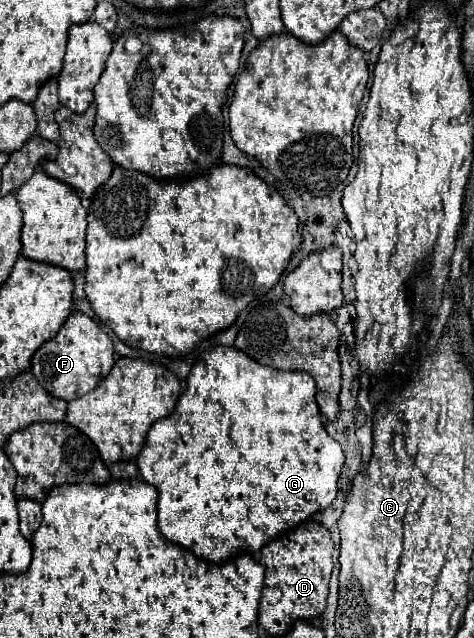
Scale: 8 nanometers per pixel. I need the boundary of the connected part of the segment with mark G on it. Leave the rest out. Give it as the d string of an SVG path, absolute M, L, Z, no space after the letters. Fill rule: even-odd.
M221 345L211 347L199 355L195 367L191 369L191 373L187 377L187 389L181 393L181 397L175 405L175 411L169 417L159 419L151 427L145 447L141 449L141 453L135 459L141 479L145 483L157 487L157 491L159 491L159 505L157 505L159 507L159 517L157 517L159 531L175 545L185 547L187 551L195 553L199 559L207 559L213 563L231 561L237 555L241 555L243 551L253 555L261 547L265 547L265 543L277 539L277 535L283 535L285 531L291 531L299 523L307 521L311 515L325 511L337 495L337 481L341 475L343 461L345 461L345 457L343 457L341 445L335 439L331 439L325 431L321 411L315 403L315 383L313 383L311 375L293 373L293 371L271 371L269 367L259 367L257 363L253 363L253 359L249 359L247 355L241 355L241 351L237 351L235 347L221 347Z

